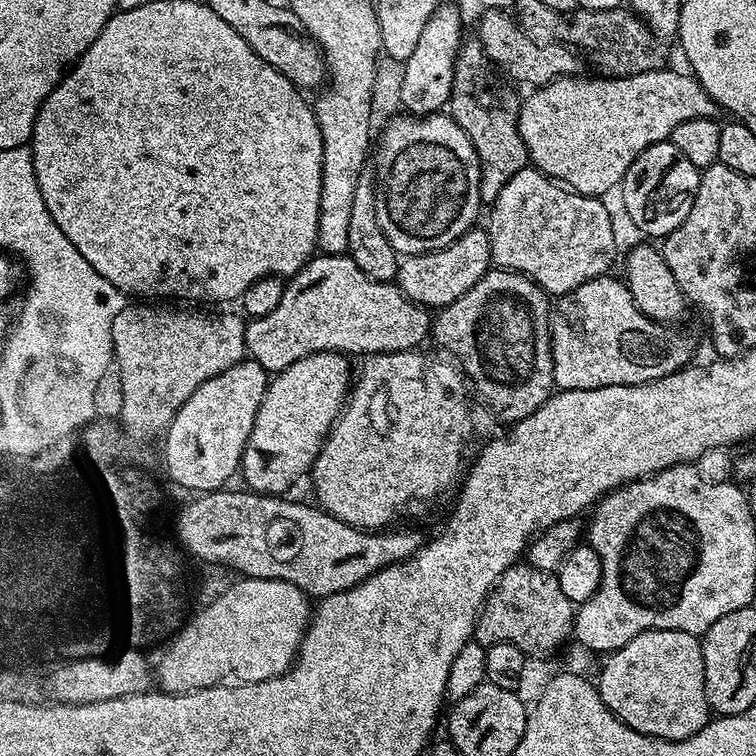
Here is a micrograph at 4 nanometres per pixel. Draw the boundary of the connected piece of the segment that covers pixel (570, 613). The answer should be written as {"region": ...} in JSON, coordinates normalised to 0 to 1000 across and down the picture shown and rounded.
{"region":[[[684,743],[677,747],[676,751],[671,751],[664,761],[661,761],[661,767],[656,774],[651,776],[649,783],[647,783],[646,790],[640,794],[640,802],[635,806],[635,816],[630,820],[630,833],[627,837],[627,844],[630,848],[638,853],[648,852],[679,852],[685,854],[685,860],[690,860],[694,869],[704,870],[704,868],[710,868],[712,872],[720,873],[724,868],[730,868],[742,861],[758,845],[759,841],[759,821],[762,817],[762,804],[754,791],[749,791],[747,786],[743,783],[743,776],[739,775],[739,765],[735,759],[728,757],[718,757],[710,751],[704,750],[702,746],[697,743]]]}

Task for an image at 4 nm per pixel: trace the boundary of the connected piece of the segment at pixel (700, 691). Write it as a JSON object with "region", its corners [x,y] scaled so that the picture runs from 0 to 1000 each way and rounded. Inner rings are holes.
{"region":[[[862,831],[858,836],[851,836],[839,844],[833,844],[833,849],[828,849],[828,854],[815,858],[813,862],[808,864],[808,866],[800,872],[804,874],[800,876],[799,885],[794,889],[794,899],[791,898],[791,909],[796,929],[816,947],[816,950],[819,950],[819,952],[828,955],[828,960],[833,960],[849,971],[868,974],[872,979],[906,979],[907,976],[913,976],[919,968],[929,966],[939,951],[937,925],[931,917],[931,872],[929,870],[926,853],[927,848],[922,845],[922,843],[914,841],[910,836],[876,833],[874,831]]]}

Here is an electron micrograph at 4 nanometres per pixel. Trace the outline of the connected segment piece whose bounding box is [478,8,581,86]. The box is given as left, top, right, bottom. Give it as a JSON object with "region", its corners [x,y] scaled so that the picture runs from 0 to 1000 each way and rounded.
{"region":[[[640,11],[636,17],[632,52],[652,86],[661,89],[663,85],[664,89],[684,95],[702,114],[718,114],[729,106],[757,103],[766,97],[762,94],[767,90],[769,75],[753,60],[742,58],[734,50],[710,50],[700,45],[671,15],[660,11]]]}

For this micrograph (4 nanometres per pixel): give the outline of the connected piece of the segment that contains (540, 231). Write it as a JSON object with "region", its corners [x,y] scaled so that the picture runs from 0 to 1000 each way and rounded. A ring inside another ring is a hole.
{"region":[[[708,220],[685,225],[685,230],[664,246],[664,257],[659,257],[648,272],[647,280],[651,282],[646,286],[643,306],[648,315],[651,349],[657,356],[688,360],[701,366],[731,393],[750,393],[775,372],[800,364],[815,339],[815,307],[810,303],[810,286],[799,267],[742,246]]]}

